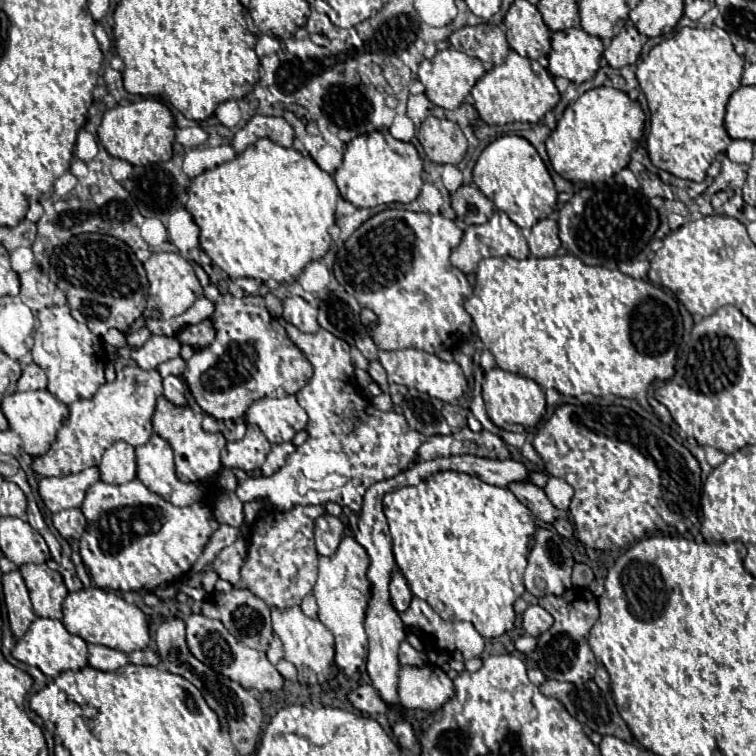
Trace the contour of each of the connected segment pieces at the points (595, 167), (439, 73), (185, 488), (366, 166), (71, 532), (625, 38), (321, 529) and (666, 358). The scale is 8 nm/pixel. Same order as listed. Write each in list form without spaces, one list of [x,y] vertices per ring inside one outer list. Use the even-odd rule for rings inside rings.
[[[593,88],[569,104],[557,128],[547,138],[547,154],[557,174],[569,182],[603,182],[629,164],[629,156],[643,136],[645,112],[617,88]]]
[[[445,48],[445,50],[439,50],[431,60],[423,60],[419,64],[419,80],[425,84],[425,96],[445,108],[445,110],[455,110],[463,104],[465,96],[471,92],[471,88],[475,86],[475,82],[485,74],[485,66],[479,58],[473,58],[473,56],[467,56],[465,52],[459,52],[455,48]]]
[[[153,434],[151,440],[135,448],[137,478],[151,488],[151,492],[171,500],[175,506],[189,506],[207,494],[205,482],[181,482],[175,472],[171,444]]]
[[[375,130],[347,144],[343,164],[335,172],[335,182],[341,196],[357,208],[375,208],[393,202],[409,204],[423,186],[423,160],[411,142],[395,140],[389,130]]]
[[[69,508],[69,510],[61,510],[61,512],[53,514],[53,524],[65,540],[79,540],[81,534],[85,532],[87,520],[85,520],[81,508]]]
[[[629,20],[623,30],[609,42],[603,56],[607,58],[611,68],[623,68],[635,64],[643,50],[643,36],[637,32],[633,22]]]
[[[323,514],[315,520],[315,546],[321,556],[333,556],[343,536],[344,528],[339,518]]]
[[[567,253],[563,256],[551,256],[551,258],[525,258],[525,260],[515,260],[511,256],[501,256],[501,258],[483,258],[477,266],[477,284],[473,290],[473,296],[465,302],[465,310],[471,314],[479,338],[483,340],[485,348],[491,350],[491,354],[497,360],[497,366],[531,378],[535,380],[541,388],[555,388],[565,396],[581,396],[581,394],[593,394],[593,396],[623,396],[623,398],[633,398],[641,404],[645,404],[647,398],[647,390],[655,380],[669,380],[673,376],[673,366],[675,366],[675,358],[677,358],[677,350],[675,344],[679,346],[679,340],[683,336],[683,320],[679,314],[679,306],[677,300],[671,292],[645,282],[645,280],[635,280],[619,270],[609,270],[603,266],[587,266],[583,264],[577,256]]]

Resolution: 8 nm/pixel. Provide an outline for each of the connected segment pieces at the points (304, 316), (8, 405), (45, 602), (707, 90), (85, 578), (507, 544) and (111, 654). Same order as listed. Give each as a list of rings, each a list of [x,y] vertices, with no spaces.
[[[299,296],[283,300],[283,318],[287,322],[295,324],[301,332],[317,332],[319,330],[317,310]]]
[[[31,390],[31,392],[15,392],[11,396],[5,396],[3,414],[9,420],[9,428],[21,436],[23,450],[31,458],[39,458],[49,450],[49,446],[55,442],[61,424],[69,418],[69,406],[59,402],[49,390]]]
[[[25,564],[19,570],[29,588],[35,614],[43,618],[61,620],[61,604],[69,594],[63,576],[57,570],[51,570],[47,564]]]
[[[681,28],[671,38],[665,38],[657,44],[639,64],[637,64],[637,80],[641,90],[645,92],[649,110],[651,110],[651,130],[647,138],[647,152],[651,162],[685,180],[701,182],[707,174],[709,164],[727,150],[731,138],[725,130],[725,106],[729,96],[741,86],[745,60],[733,50],[729,34],[721,28]]]
[[[73,548],[73,552],[71,552],[71,560],[73,560],[73,564],[75,564],[75,568],[77,568],[77,576],[79,576],[79,580],[83,582],[83,586],[87,588],[89,584],[91,584],[91,580],[89,580],[89,574],[87,574],[87,570],[85,570],[85,564],[83,564],[83,560],[81,560],[81,556],[79,556],[79,552]]]
[[[437,472],[417,486],[405,486],[383,498],[383,512],[393,538],[393,554],[399,570],[409,580],[411,592],[429,602],[443,620],[473,622],[483,638],[497,638],[515,624],[515,600],[525,592],[523,575],[529,550],[535,540],[537,522],[531,510],[521,504],[509,488],[489,486],[477,476],[463,472]]]
[[[88,644],[88,654],[88,665],[95,670],[103,670],[103,672],[113,672],[129,664],[127,654],[99,644]]]

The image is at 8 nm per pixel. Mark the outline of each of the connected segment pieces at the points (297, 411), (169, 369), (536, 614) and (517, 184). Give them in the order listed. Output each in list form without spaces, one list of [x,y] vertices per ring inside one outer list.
[[[295,396],[285,398],[261,398],[247,410],[247,422],[259,426],[271,444],[291,442],[293,436],[305,428],[303,408],[297,404]]]
[[[173,358],[173,360],[167,360],[167,362],[163,362],[161,366],[157,366],[157,370],[161,372],[161,376],[165,378],[165,376],[169,376],[169,374],[173,374],[173,376],[177,376],[177,378],[181,378],[183,380],[183,370],[185,370],[185,360],[183,358]]]
[[[529,606],[523,614],[523,628],[531,636],[541,636],[553,626],[553,616],[541,606]]]
[[[501,136],[491,142],[481,152],[473,168],[473,180],[479,190],[493,200],[495,206],[505,214],[513,210],[529,210],[537,220],[541,220],[555,210],[558,192],[551,180],[551,174],[533,144],[521,136]]]

